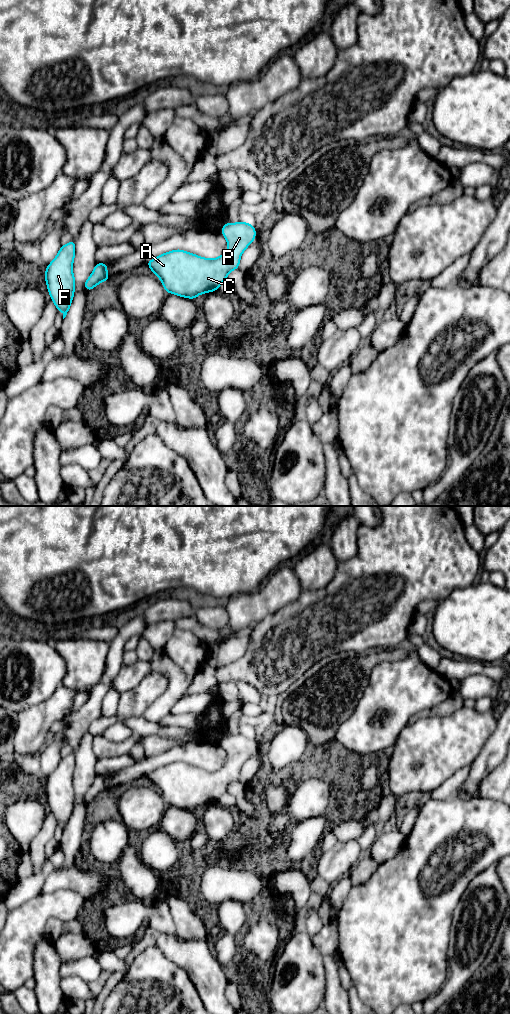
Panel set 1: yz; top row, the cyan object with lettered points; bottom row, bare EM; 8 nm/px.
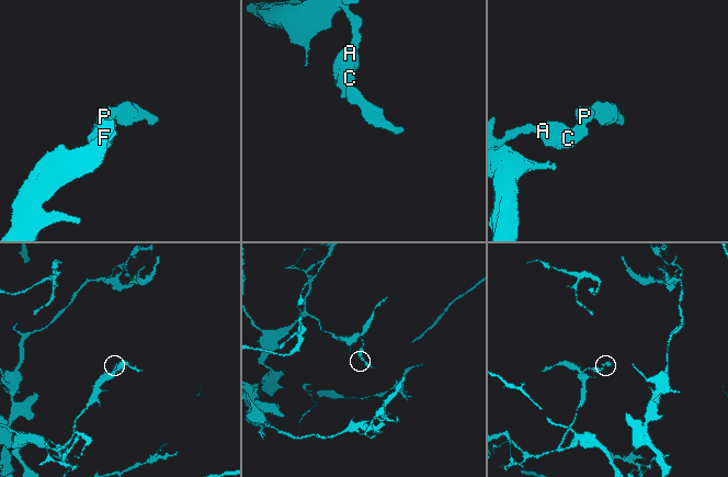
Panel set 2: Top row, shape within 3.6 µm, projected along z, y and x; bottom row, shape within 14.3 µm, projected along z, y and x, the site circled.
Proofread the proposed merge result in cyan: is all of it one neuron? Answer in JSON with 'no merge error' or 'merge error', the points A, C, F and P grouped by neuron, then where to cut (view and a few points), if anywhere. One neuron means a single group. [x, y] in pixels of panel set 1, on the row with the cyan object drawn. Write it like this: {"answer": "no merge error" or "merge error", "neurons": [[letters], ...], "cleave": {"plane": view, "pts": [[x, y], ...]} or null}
{"answer": "no merge error", "neurons": [["A", "C", "F", "P"]], "cleave": null}

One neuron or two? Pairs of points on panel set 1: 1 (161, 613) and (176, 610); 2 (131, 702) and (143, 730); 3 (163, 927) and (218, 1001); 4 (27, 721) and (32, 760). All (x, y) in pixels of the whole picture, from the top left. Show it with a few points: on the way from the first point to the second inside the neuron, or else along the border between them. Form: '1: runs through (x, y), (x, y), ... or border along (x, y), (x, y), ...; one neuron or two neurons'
1: runs through (165, 610), (172, 610); one neuron
2: border along (142, 715), (121, 720); two neurons
3: border along (159, 933), (177, 935); two neurons
4: runs through (27, 731), (26, 751); one neuron

